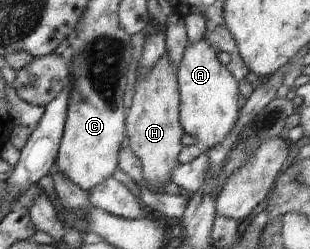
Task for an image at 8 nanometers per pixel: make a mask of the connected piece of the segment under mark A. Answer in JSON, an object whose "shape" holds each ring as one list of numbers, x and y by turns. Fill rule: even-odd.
{"shape":[[204,40,188,43,177,64,175,77,179,92,179,123,183,132,193,136,205,150,222,142,234,126,238,114,236,81,216,57,215,50]]}

